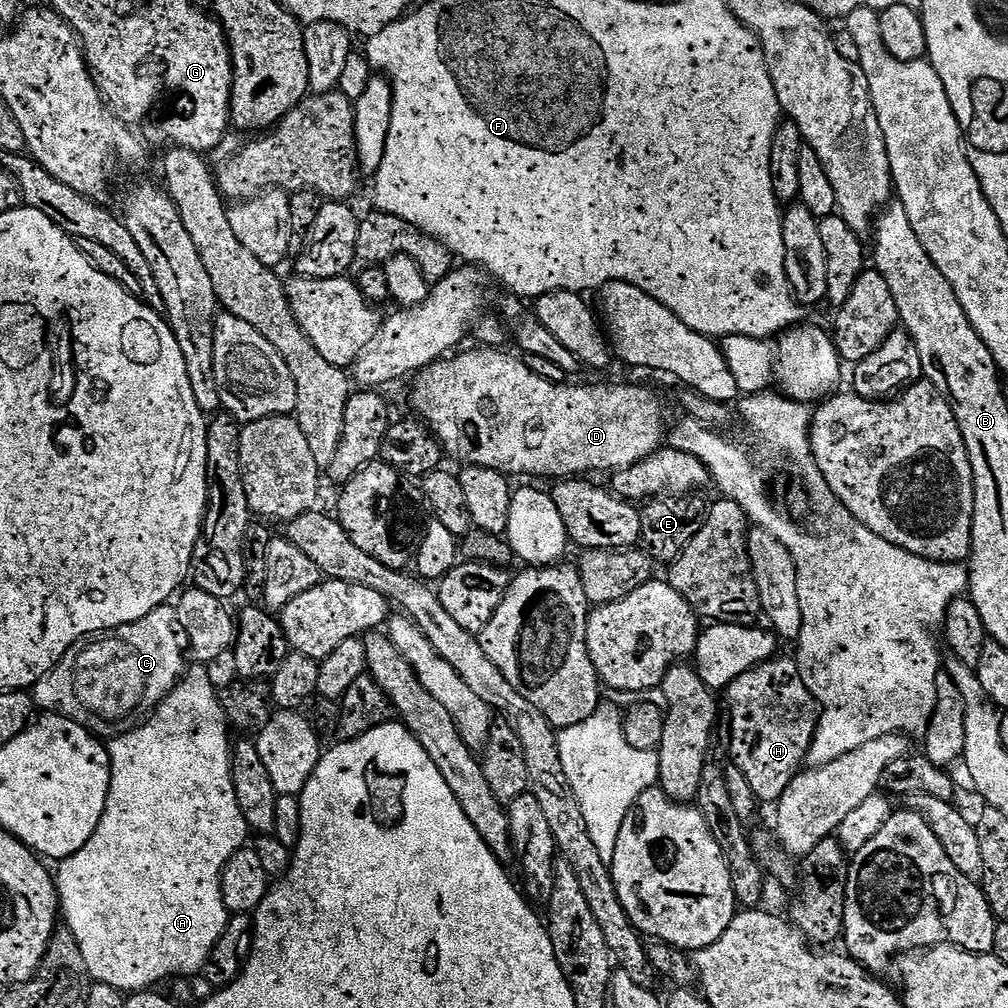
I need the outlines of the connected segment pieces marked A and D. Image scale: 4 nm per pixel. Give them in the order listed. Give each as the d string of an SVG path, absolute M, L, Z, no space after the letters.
M204 666L189 667L186 675L177 684L164 701L147 717L148 720L141 728L132 726L123 734L115 737L107 745L108 758L112 766L110 778L110 794L106 798L106 810L102 814L102 822L98 822L98 830L90 834L90 842L82 846L72 856L59 861L55 869L56 895L60 898L60 912L63 923L78 938L78 946L82 950L82 958L86 958L86 970L92 975L97 984L114 986L119 992L131 994L143 992L156 986L159 980L167 981L169 978L192 978L203 969L206 958L214 950L218 938L226 930L230 913L228 907L222 902L222 870L226 862L239 848L245 847L250 829L239 809L235 798L234 782L231 780L232 750L228 732L230 725L224 716L220 705L217 685L212 685L208 677L209 669Z
M472 346L469 352L463 352L449 355L443 360L435 360L431 366L418 373L415 377L416 385L412 388L412 404L416 407L415 415L428 425L428 429L435 434L445 453L449 457L453 456L454 459L461 460L459 462L461 465L498 470L509 478L524 475L580 478L588 474L584 472L608 472L607 474L612 474L619 469L634 466L642 458L657 452L665 443L664 412L660 409L659 398L648 388L639 388L636 384L592 384L589 388L583 388L582 385L571 384L571 382L552 384L546 378L534 374L519 355L516 355L517 357L511 356L508 350Z

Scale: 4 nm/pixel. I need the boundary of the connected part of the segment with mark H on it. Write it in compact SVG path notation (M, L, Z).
M777 655L742 674L726 690L732 719L730 760L742 770L761 805L775 805L790 782L805 767L816 733L818 705L810 694L795 659Z

